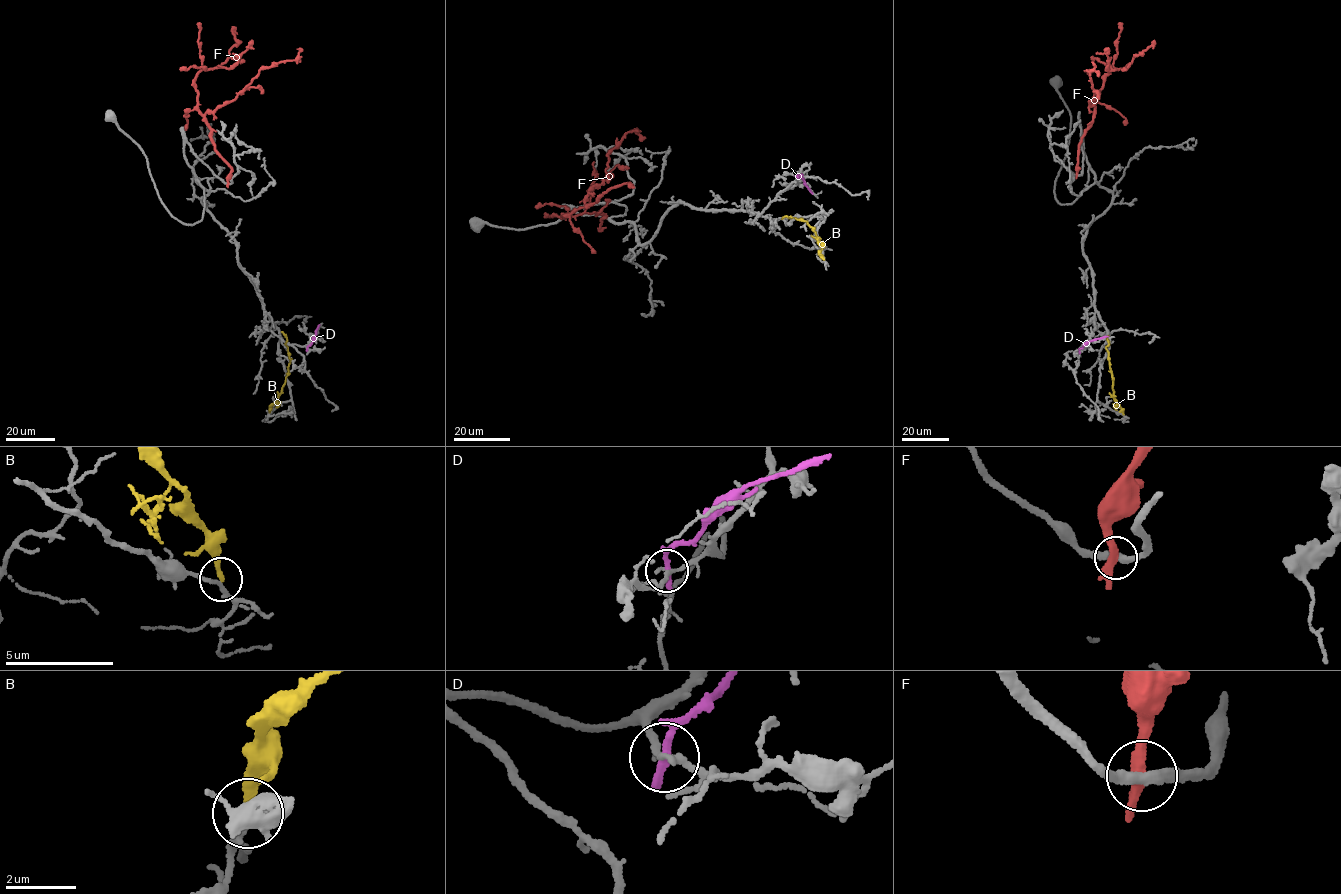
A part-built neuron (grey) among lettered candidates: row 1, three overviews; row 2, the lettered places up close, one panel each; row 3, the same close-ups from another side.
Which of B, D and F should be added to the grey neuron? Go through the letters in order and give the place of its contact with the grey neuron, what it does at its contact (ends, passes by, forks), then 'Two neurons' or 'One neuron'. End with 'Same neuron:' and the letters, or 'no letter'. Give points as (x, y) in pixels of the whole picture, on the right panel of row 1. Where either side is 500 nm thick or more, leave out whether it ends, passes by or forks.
B: Touches grey at (1123, 414). It ends there. Two neurons
D: Touches grey at (1079, 351). It passes by. Two neurons
F: Touches grey at (1077, 175). It passes by. Two neurons
Same neuron: no letter

